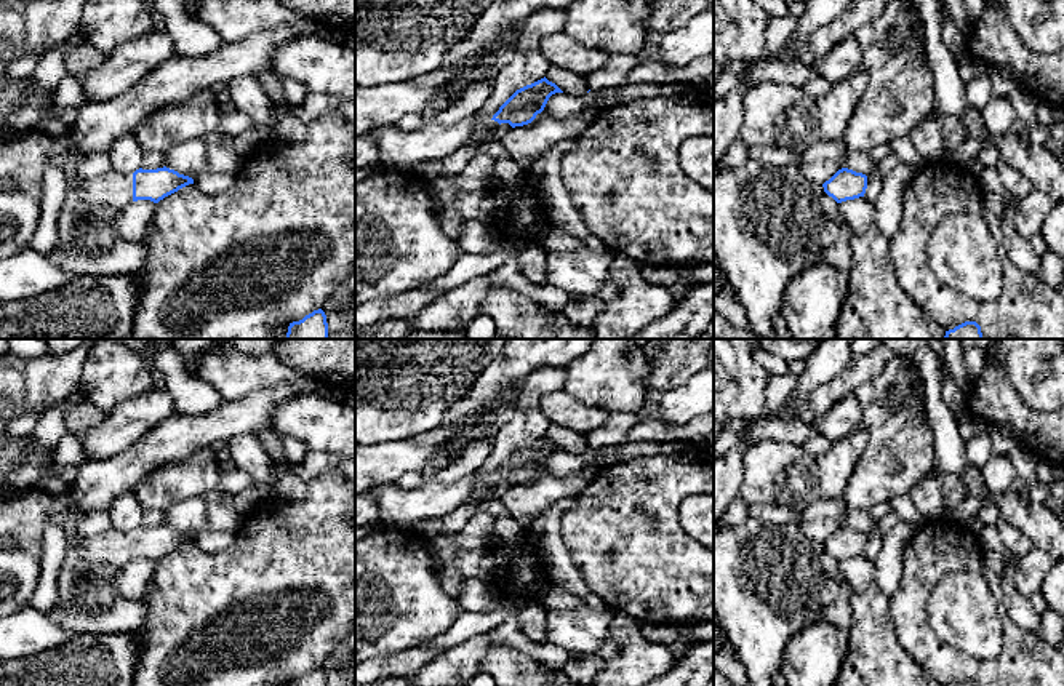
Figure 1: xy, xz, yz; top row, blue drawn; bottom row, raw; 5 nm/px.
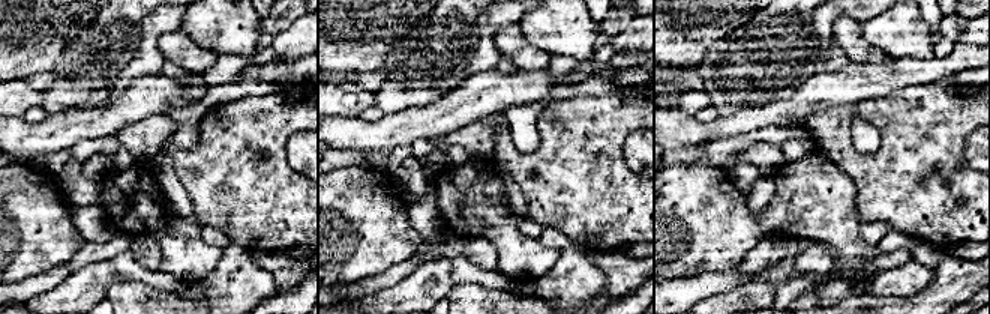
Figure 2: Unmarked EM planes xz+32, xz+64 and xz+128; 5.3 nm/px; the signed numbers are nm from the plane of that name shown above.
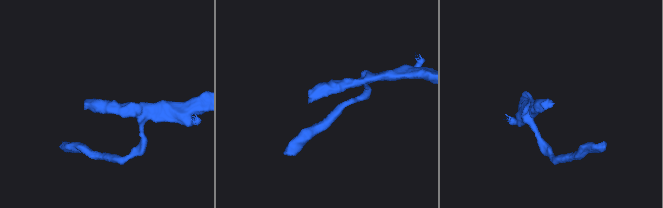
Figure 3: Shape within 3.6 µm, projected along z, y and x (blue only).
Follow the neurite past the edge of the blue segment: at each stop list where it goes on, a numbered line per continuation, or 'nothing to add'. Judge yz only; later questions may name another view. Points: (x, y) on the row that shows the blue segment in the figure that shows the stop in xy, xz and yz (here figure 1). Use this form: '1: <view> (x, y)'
nothing to add

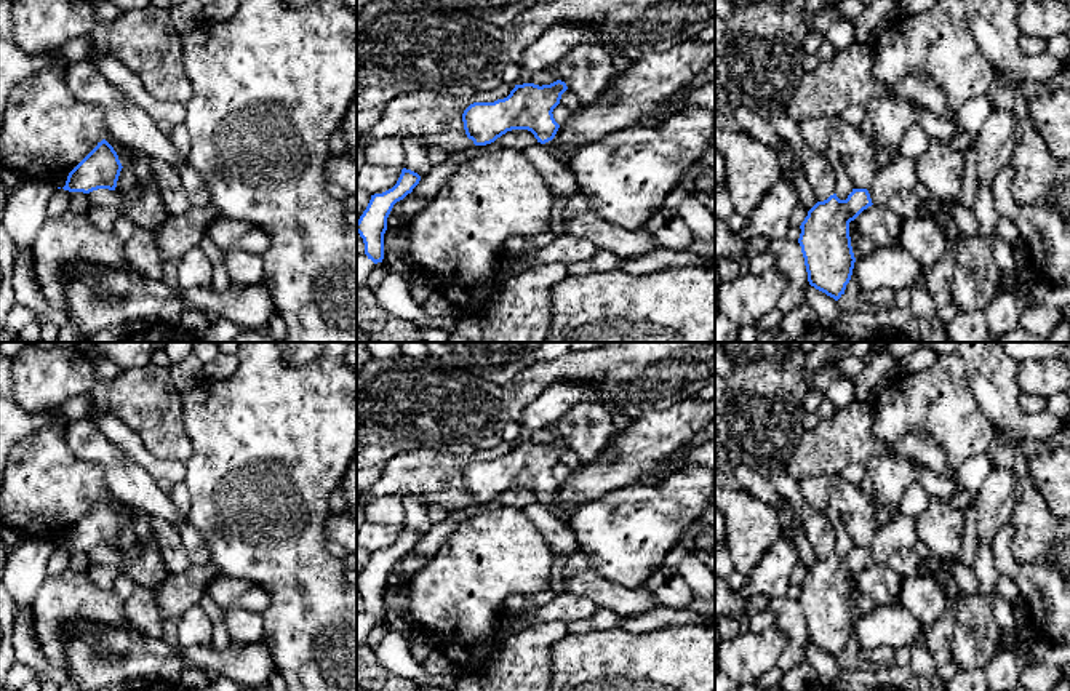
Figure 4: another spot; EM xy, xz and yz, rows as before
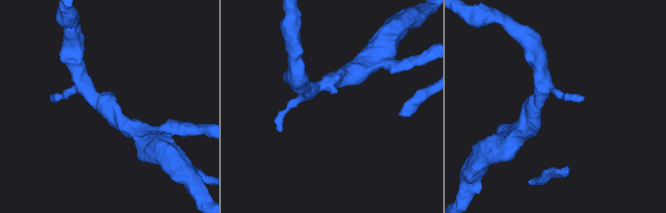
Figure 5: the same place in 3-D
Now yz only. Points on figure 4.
1: yz (901, 175)

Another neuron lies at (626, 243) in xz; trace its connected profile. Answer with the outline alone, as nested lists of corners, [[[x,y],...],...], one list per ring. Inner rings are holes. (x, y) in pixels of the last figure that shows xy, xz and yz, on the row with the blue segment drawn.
[[[592,210],[565,218],[563,227],[565,234],[590,240],[600,251],[609,251],[622,259],[641,258],[662,248],[646,226],[627,230],[603,221]]]

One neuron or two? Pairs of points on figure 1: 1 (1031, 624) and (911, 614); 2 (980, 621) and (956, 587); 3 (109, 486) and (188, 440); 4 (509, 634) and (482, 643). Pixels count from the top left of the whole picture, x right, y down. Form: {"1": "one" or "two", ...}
{"1": "two", "2": "one", "3": "one", "4": "one"}

